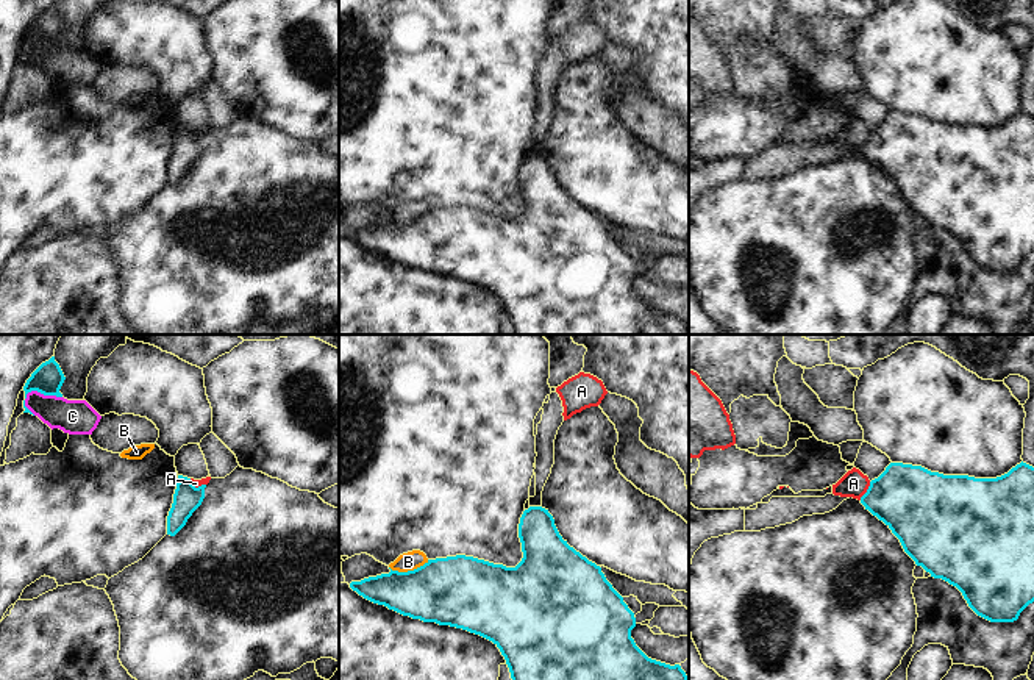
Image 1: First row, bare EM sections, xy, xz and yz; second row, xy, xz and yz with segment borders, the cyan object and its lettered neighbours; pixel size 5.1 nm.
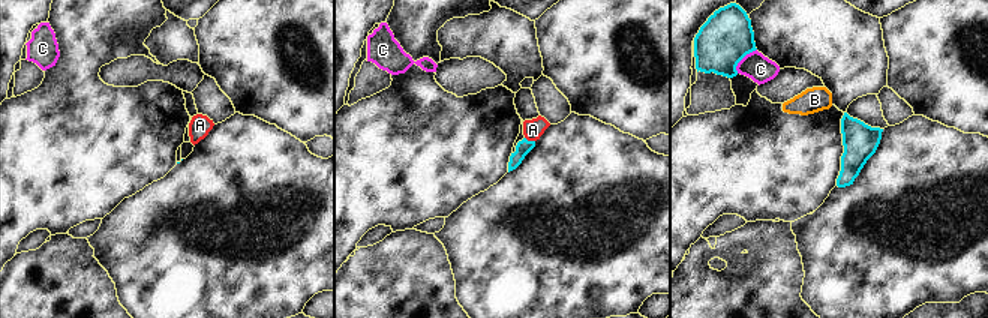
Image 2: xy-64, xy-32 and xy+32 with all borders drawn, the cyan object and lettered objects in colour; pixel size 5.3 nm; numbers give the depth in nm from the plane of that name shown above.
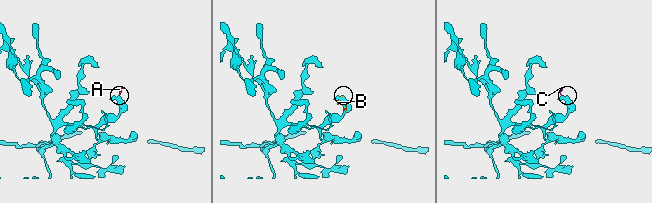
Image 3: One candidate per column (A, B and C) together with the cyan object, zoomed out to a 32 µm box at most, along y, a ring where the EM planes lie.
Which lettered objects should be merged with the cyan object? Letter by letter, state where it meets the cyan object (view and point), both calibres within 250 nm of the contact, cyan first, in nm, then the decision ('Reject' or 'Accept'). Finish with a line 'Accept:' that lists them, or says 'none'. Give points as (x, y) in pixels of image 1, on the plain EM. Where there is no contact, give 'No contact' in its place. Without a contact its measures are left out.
A: Touches cyan at yz (867, 141). Thickness 360 nm (cyan) against 140 nm. Reject
B: Touches cyan at xz (408, 221). Thickness 360 nm (cyan) against 100 nm. Reject
C: Touches cyan at xy (38, 41). Thickness 160 nm (cyan) against 180 nm. Reject
Accept: none

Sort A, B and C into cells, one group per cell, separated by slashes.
A C / B

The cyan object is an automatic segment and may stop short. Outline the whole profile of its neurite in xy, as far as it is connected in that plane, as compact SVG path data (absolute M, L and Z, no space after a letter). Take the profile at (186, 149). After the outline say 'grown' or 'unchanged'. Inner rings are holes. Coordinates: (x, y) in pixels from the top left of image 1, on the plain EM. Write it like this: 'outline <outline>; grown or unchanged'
outline M178 125L173 153L167 166L167 184L175 186L186 175L192 163L201 155L205 138L206 134L195 138L191 128Z; unchanged

